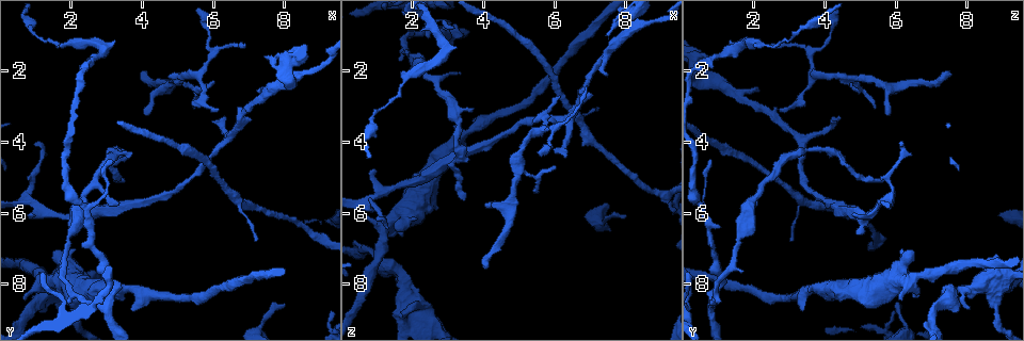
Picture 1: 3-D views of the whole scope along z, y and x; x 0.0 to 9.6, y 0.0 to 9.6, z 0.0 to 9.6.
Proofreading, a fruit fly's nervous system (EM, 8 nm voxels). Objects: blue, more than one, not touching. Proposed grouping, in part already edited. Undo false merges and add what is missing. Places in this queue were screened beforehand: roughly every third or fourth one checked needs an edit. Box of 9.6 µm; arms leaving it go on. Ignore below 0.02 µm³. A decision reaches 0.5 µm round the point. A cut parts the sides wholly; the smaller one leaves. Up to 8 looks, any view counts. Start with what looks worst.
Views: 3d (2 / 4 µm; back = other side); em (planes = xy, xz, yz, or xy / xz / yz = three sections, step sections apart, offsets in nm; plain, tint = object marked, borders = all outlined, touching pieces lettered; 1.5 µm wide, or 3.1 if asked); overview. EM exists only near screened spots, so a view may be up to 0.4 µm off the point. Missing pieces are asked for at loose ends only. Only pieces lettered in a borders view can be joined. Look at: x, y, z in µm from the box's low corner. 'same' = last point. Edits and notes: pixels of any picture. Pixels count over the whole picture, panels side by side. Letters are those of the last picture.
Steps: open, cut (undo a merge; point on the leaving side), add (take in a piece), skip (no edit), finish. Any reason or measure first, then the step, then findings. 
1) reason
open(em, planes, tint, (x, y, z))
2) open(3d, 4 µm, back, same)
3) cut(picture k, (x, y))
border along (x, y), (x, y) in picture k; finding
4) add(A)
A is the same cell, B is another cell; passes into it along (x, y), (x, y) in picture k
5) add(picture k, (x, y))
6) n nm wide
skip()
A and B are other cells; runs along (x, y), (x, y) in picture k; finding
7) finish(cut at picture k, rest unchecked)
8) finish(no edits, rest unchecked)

free end
open(em, planes, borders, (0.95, 4.15, 6.20))

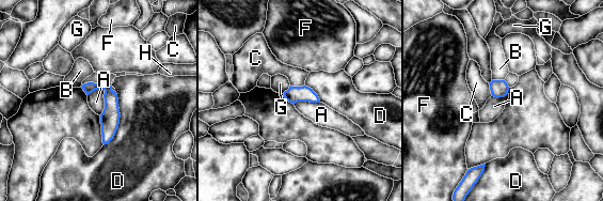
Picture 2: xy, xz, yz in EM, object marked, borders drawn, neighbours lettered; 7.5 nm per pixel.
skip()
A, B, C, D, F, G and H are other cells; border along (95, 89), (104, 91), (99, 114) in picture 2; none of them fits

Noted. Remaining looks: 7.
free end
open(3d, 4 µm, (6.30, 3.35, 4.45))

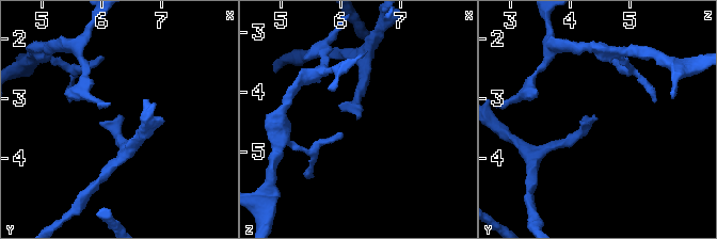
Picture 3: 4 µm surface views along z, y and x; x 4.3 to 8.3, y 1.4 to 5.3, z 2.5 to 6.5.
open(em, yz, step 8, tint, (6.30, 3.35, 4.45))

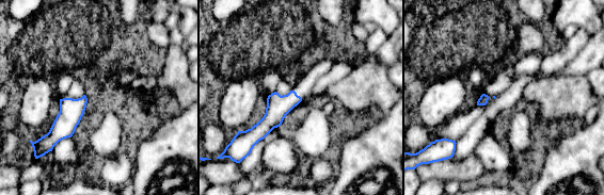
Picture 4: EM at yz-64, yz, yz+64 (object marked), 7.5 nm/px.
see the neighbours
open(em, yz, step 8, borders, same)

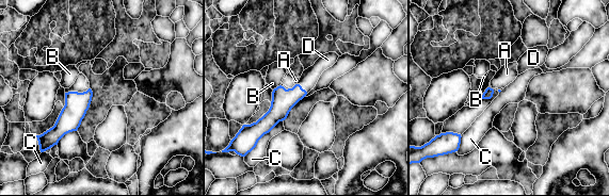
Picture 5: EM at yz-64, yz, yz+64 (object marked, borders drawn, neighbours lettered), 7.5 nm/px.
add(D)
D is the same cell, A, B and C are other cells; passes into it along (283, 100), (301, 87), (310, 76) in picture 5; the neuron continues

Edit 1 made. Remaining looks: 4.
see it whole again
open(overview)

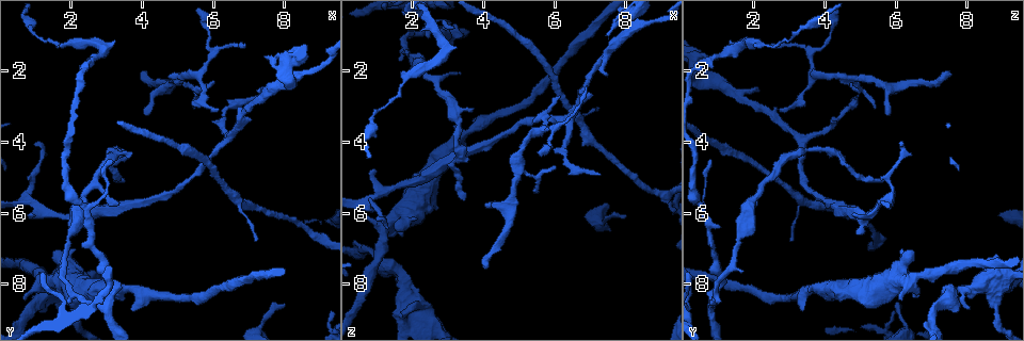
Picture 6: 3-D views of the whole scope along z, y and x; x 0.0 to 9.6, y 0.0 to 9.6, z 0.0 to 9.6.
an open end
open(em, planes, borders, (0.75, 8.40, 6.05))

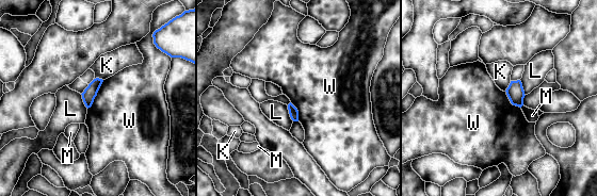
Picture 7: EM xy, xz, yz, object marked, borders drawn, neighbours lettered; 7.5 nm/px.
W touches over 260 nm
skip()
K, L, M and W are other cells; none of them fits

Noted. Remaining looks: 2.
finish(add at picture 5, rest unchecked)

